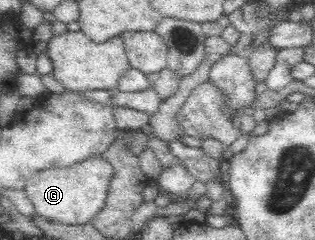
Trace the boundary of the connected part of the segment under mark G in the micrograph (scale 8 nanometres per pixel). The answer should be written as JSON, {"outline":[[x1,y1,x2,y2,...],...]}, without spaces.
{"outline":[[102,155,89,156,67,168,47,168,34,172,24,190,37,213,61,224,85,224,101,212,113,176,111,164]]}

